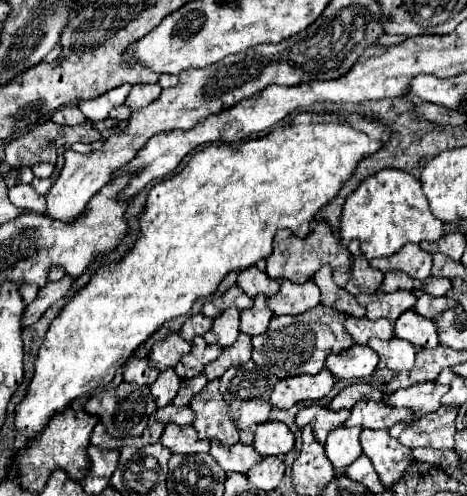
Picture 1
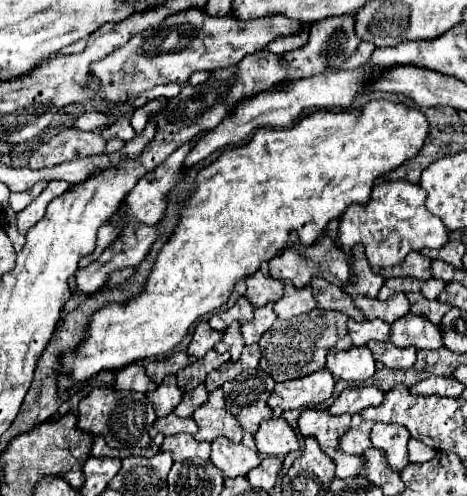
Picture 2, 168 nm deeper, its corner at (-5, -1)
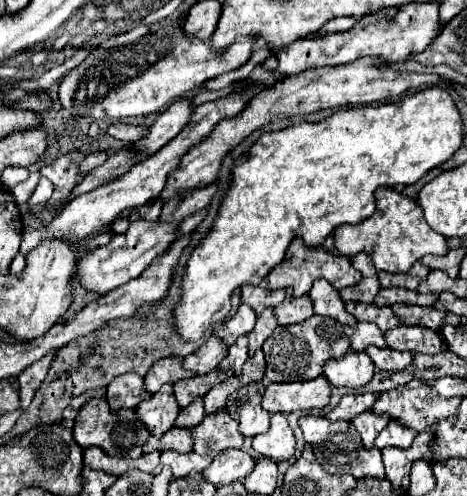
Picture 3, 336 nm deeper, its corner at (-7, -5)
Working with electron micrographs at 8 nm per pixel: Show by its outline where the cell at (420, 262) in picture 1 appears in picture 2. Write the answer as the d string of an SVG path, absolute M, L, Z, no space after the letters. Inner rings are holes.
M410 252L402 264L388 268L388 274L384 276L412 276L420 280L430 280L430 260L422 256L420 252Z

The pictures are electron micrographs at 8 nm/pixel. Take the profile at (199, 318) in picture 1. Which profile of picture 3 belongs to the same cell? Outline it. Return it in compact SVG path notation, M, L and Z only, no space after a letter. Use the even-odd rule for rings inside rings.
M210 336L200 350L196 350L194 354L188 354L182 360L182 366L186 370L192 370L194 374L208 374L210 370L218 368L218 364L226 356L226 350L228 348L224 346L224 342L220 338Z

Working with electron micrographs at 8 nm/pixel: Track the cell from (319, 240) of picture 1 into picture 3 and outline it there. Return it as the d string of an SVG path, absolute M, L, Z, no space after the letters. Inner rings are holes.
M294 238L292 244L286 250L286 258L282 260L282 264L278 264L270 276L268 276L268 288L270 290L278 290L278 288L292 288L294 296L306 296L314 284L314 280L318 278L326 278L336 290L348 288L352 284L356 284L360 280L360 272L356 268L352 268L350 258L346 256L338 256L332 252L326 252L324 248L308 248L300 238Z

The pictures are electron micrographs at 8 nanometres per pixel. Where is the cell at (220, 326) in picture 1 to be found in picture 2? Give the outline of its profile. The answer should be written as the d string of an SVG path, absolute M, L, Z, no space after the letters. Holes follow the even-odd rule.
M232 322L226 332L224 332L224 344L228 346L228 352L230 352L230 360L236 362L242 354L242 348L244 348L244 342L242 342L242 332L240 332L240 322Z

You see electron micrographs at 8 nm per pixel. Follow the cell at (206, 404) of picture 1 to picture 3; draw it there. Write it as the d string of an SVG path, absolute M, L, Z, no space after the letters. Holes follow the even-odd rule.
M228 412L206 416L198 426L192 428L194 452L200 456L216 456L228 448L242 448L244 436L238 432L236 422Z

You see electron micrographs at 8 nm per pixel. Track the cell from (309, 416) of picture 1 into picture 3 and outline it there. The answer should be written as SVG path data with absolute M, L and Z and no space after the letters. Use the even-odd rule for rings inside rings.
M302 416L300 418L300 428L304 432L304 440L312 446L316 460L328 474L352 474L356 480L374 476L374 478L384 478L384 466L382 466L382 454L378 448L364 450L360 446L360 434L356 434L356 428L350 422L336 420L330 422L324 416Z

